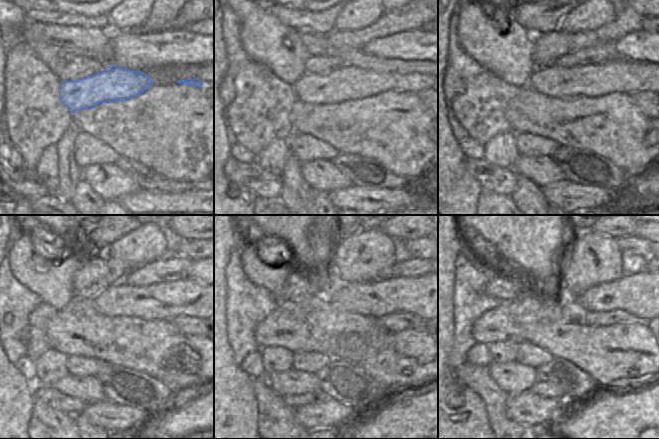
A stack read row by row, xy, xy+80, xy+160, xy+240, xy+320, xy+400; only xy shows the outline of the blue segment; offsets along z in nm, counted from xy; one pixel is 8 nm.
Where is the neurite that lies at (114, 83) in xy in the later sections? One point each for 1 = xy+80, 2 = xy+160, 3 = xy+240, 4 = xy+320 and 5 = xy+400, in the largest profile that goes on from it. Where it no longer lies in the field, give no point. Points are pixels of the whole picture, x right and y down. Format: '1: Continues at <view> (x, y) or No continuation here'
1: Continues at xy+80 (347, 83)
2: Continues at xy+160 (624, 75)
3: Continues at xy+240 (189, 297)
4: Continues at xy+320 (417, 295)
5: Continues at xy+400 (641, 294).

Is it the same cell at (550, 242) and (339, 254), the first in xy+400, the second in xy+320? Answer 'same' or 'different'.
different

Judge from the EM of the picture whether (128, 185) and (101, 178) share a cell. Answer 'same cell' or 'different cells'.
same cell

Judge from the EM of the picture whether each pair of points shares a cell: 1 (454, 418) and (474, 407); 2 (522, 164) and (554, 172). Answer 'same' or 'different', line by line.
1: same
2: same

